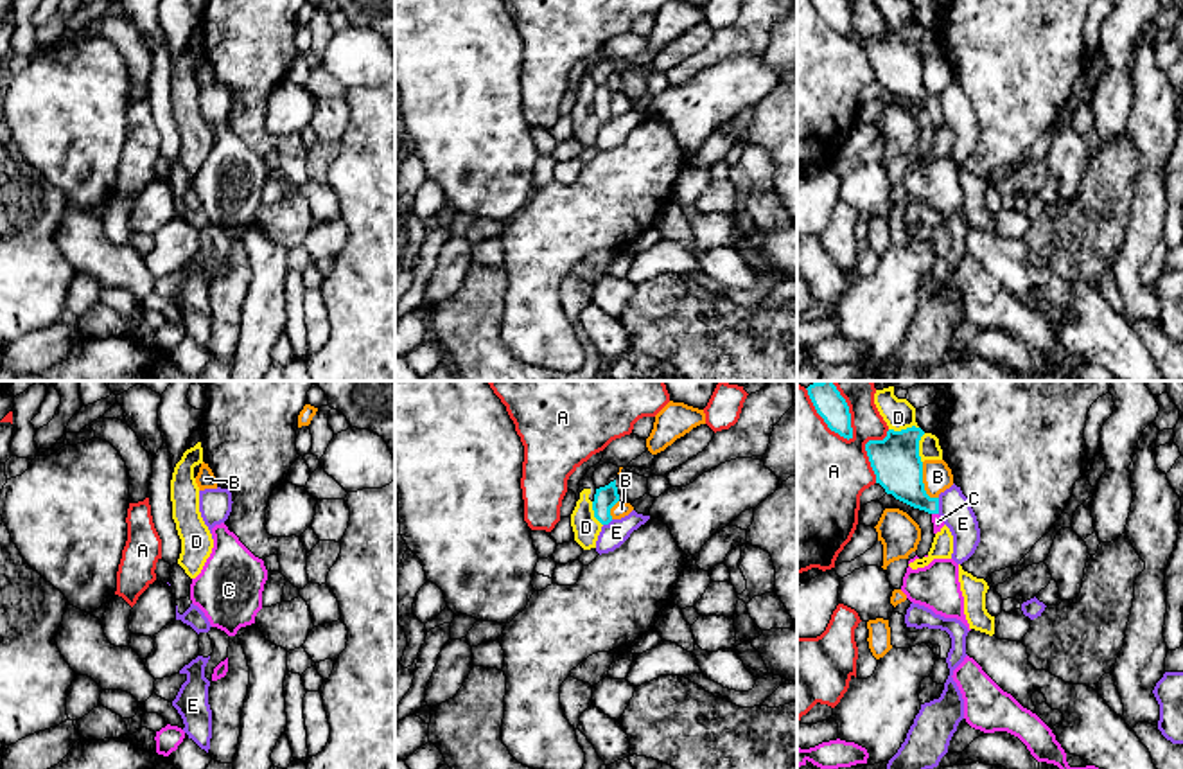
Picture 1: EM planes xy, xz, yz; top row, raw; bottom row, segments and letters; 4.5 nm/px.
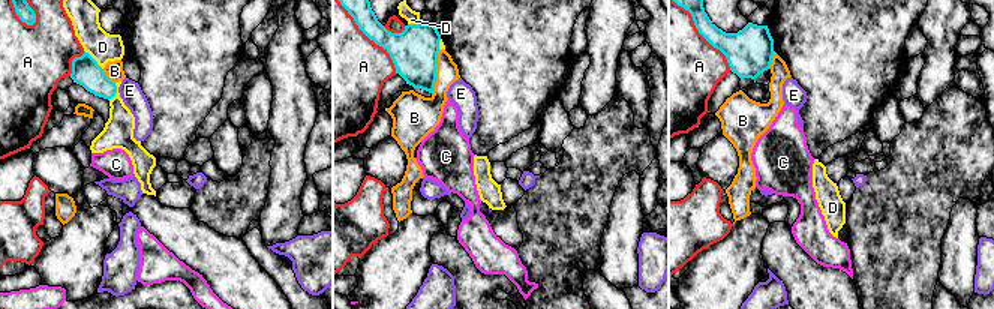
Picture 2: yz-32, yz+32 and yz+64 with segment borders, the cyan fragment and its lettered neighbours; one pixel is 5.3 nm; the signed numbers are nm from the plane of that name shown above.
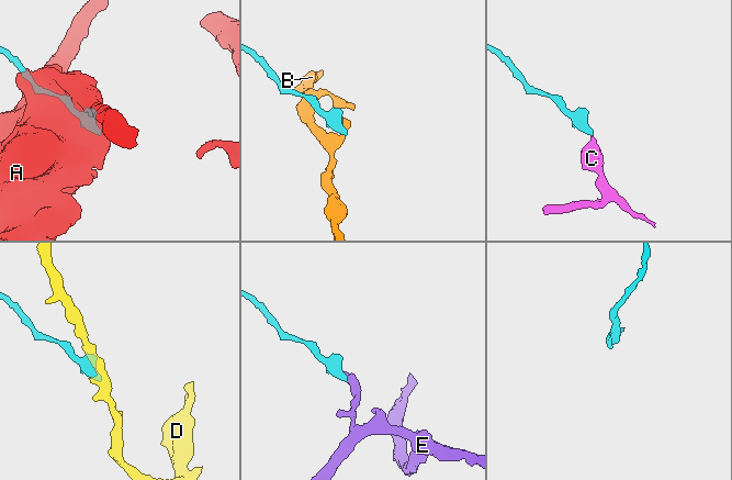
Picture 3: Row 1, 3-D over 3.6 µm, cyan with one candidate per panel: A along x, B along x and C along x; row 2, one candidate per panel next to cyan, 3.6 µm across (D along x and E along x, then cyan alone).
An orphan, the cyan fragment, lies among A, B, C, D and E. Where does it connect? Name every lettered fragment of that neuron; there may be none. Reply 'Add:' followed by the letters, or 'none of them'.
Add: C

